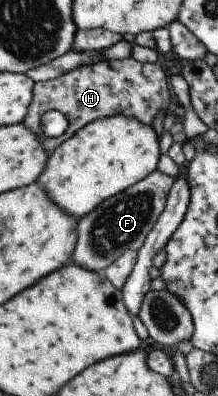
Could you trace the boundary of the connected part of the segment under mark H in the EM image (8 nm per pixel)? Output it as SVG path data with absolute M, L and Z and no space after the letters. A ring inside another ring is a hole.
M132 56L123 60L100 60L99 63L79 67L58 79L36 82L33 104L23 123L35 129L51 155L89 123L105 117L122 114L139 119L146 125L152 125L154 117L160 110L166 108L170 97L172 91L170 91L169 74L164 73L164 67L160 63L142 63ZM54 109L64 113L68 128L63 134L51 138L38 128L42 127L44 112Z

